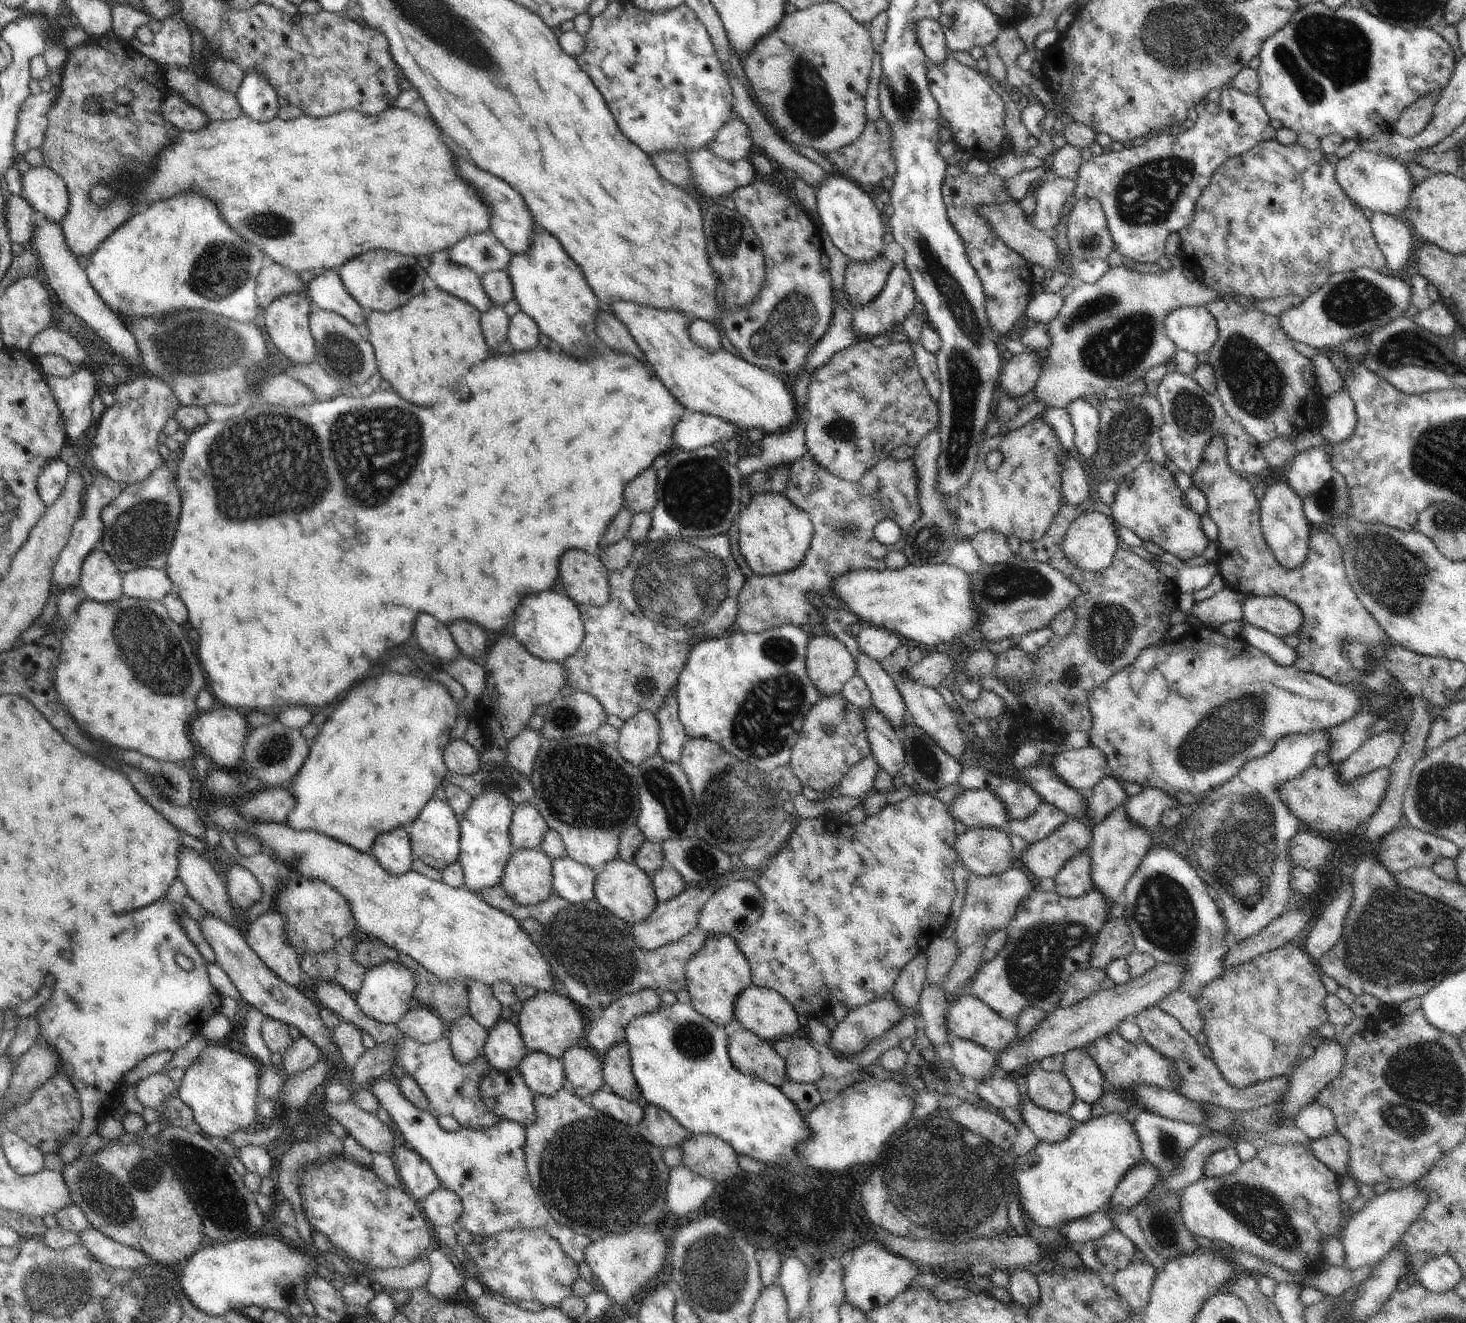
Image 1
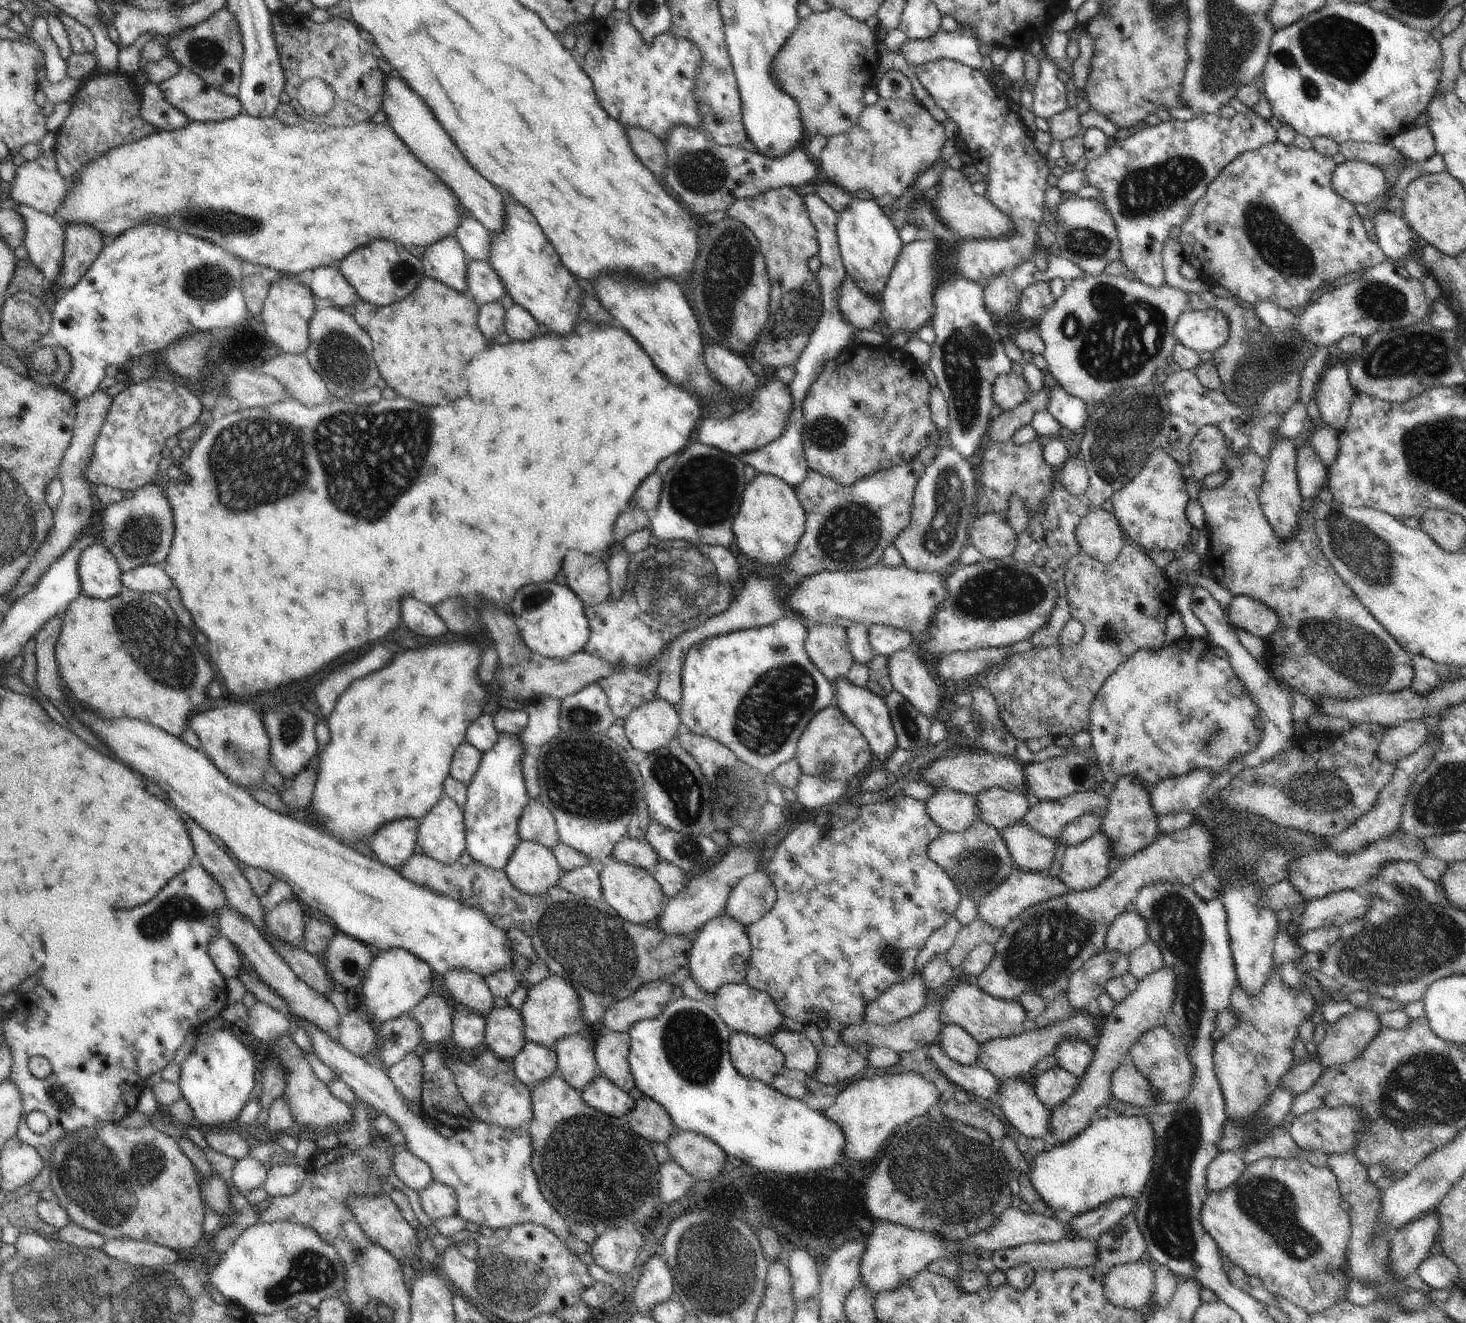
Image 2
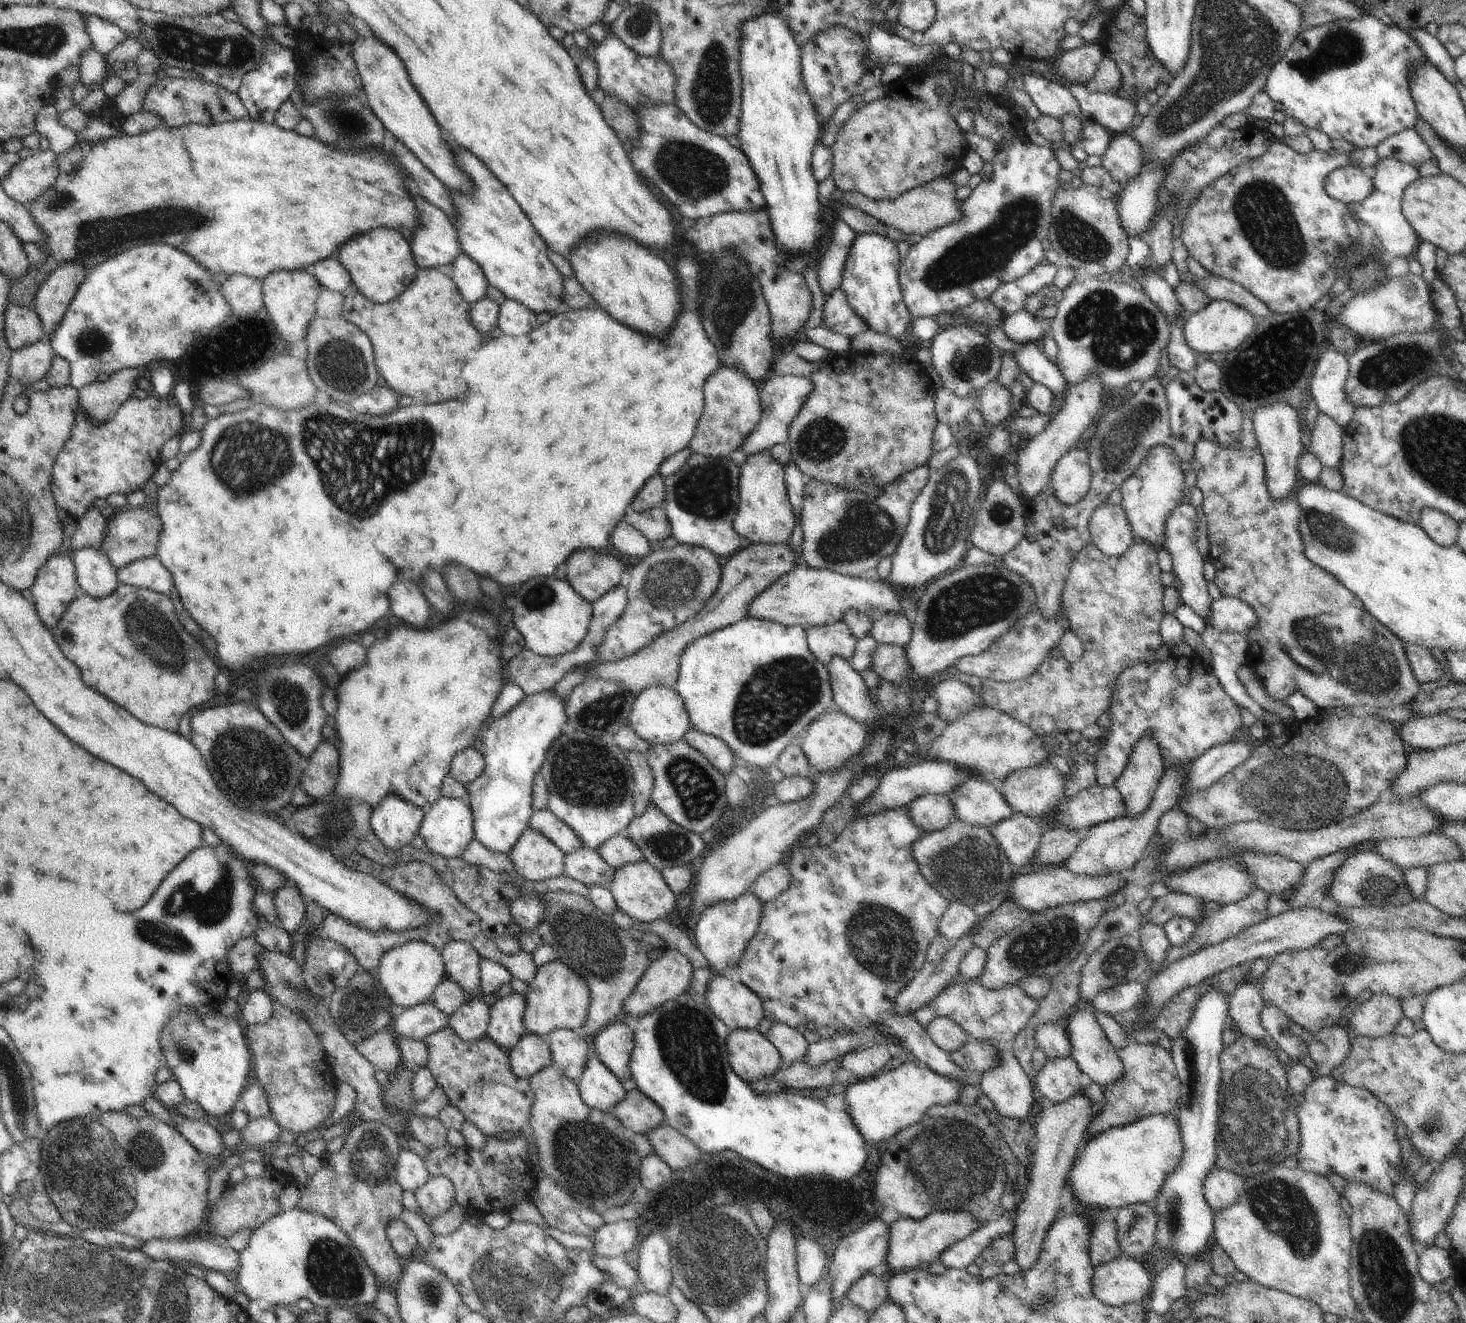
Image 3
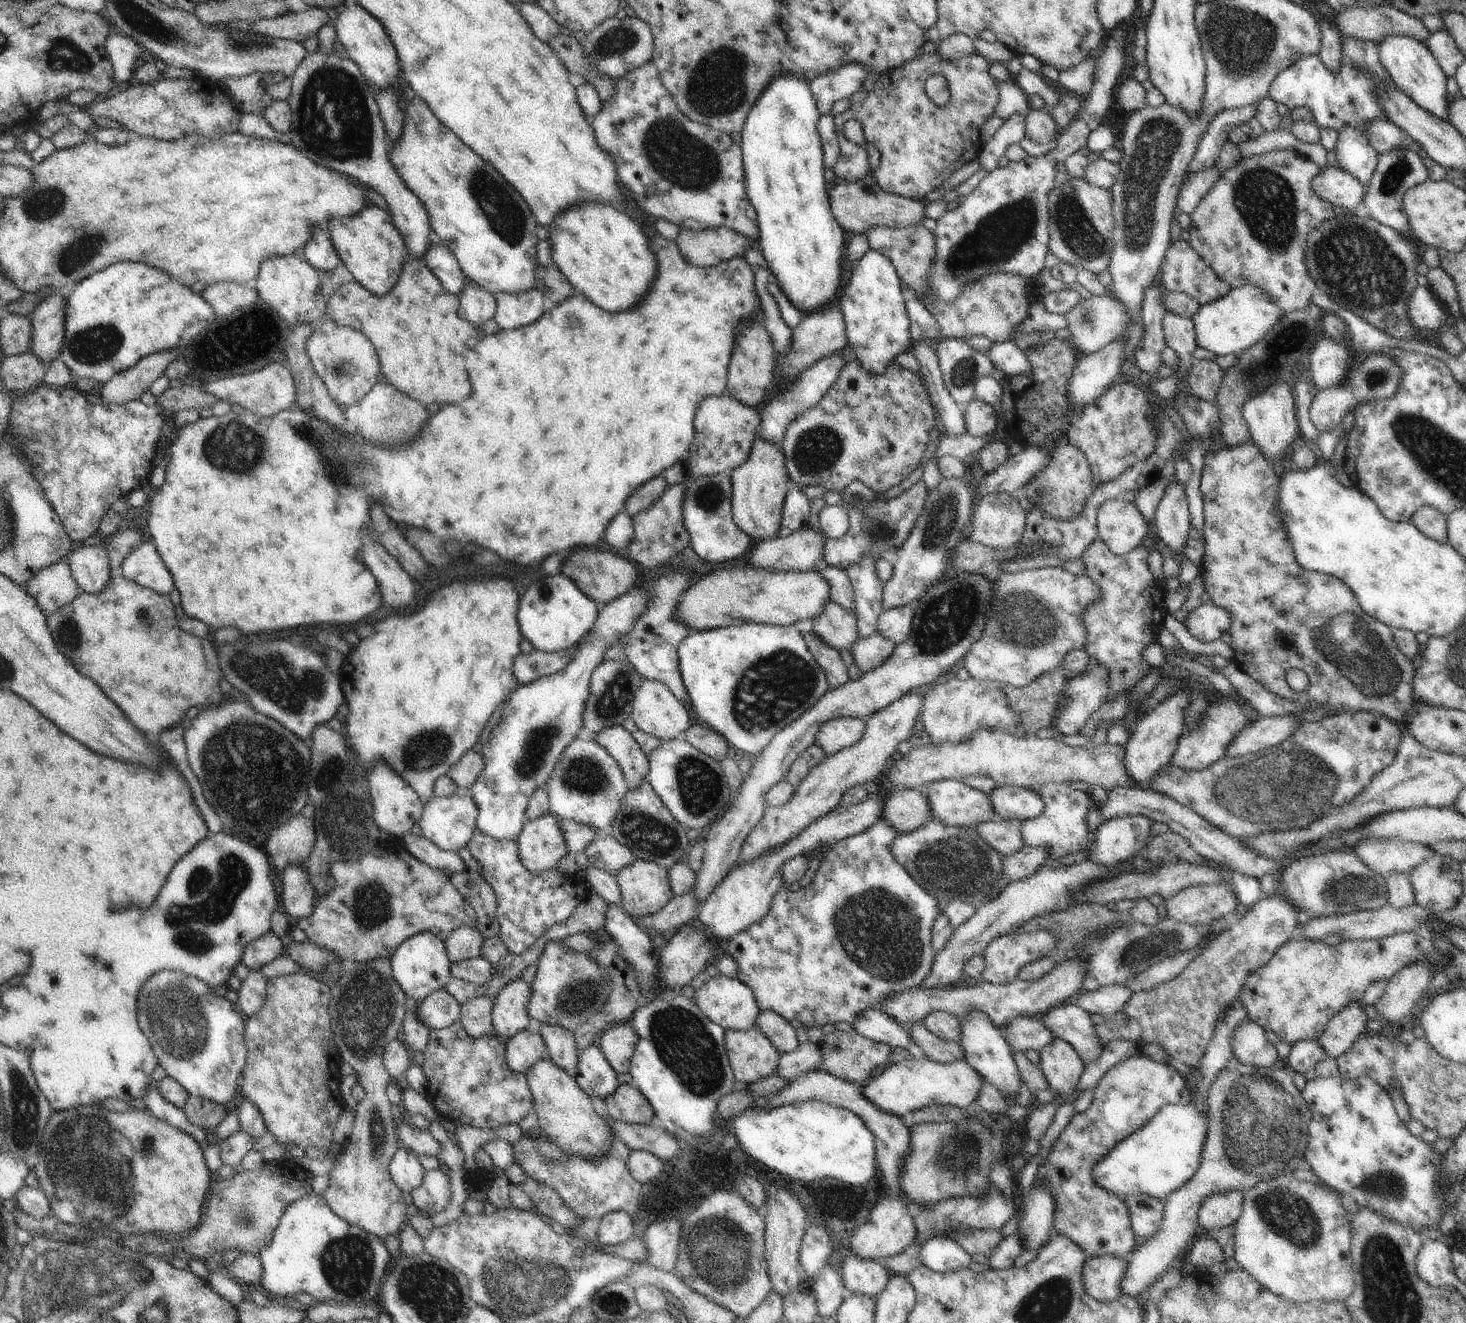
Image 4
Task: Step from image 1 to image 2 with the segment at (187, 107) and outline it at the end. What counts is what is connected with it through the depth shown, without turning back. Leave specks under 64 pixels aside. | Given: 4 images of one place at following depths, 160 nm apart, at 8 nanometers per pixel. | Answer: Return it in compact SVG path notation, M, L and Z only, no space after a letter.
M152 82L144 87L139 116L160 131L179 129L190 122L183 112L163 98L159 86Z

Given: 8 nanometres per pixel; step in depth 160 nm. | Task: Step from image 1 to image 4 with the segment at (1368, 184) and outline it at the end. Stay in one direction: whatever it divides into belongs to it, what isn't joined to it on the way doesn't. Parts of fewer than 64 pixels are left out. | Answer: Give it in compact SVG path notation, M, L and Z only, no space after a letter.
M1327 166L1312 182L1312 189L1322 200L1328 200L1336 207L1354 210L1367 195L1367 189L1360 180L1342 168Z

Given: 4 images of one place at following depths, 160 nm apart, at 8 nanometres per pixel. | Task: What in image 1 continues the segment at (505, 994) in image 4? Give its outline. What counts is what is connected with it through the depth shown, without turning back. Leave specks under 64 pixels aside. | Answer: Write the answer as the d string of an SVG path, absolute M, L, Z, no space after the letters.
M502 1017L489 1030L483 1048L490 1068L500 1072L516 1069L529 1051L514 1020L506 1021Z

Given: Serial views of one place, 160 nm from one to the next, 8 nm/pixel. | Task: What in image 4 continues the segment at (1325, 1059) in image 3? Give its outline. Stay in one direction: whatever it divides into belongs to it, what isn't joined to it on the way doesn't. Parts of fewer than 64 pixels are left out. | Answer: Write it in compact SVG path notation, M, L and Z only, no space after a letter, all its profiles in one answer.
M1360 1000L1360 1002L1350 1002L1348 1006L1344 1006L1344 1008L1326 1024L1326 1028L1322 1030L1318 1042L1322 1044L1326 1058L1332 1057L1337 1060L1340 1056L1346 1054L1367 1032L1366 1022L1368 1022L1369 1019L1368 1016L1366 1016L1366 1012L1364 1012L1364 1008L1362 1008L1362 1004L1360 1004L1361 1001L1362 1000Z

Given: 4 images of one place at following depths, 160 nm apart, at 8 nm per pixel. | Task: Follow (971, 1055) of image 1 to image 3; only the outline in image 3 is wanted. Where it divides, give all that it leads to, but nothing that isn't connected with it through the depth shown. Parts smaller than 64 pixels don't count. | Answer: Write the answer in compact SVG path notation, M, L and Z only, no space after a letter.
M948 1017L934 1018L925 1030L932 1042L948 1053L958 1051L968 1040L967 1033Z

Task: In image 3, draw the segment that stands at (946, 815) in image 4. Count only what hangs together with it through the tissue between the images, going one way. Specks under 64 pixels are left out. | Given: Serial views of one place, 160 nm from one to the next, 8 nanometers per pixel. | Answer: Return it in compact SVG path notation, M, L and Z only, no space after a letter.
M981 779L968 780L953 788L947 796L952 800L956 819L967 824L989 829L1015 813L1001 792Z

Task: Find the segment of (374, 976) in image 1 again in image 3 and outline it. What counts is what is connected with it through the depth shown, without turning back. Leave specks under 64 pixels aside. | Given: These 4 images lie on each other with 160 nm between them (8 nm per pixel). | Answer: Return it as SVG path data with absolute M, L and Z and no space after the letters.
M411 941L386 952L378 964L376 975L386 996L390 996L390 1004L395 1011L429 1002L434 990L446 979L440 950L425 941Z

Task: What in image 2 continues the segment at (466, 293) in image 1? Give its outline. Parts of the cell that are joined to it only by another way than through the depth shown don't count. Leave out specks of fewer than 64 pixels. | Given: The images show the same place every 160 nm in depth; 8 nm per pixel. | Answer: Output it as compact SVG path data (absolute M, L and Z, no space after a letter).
M455 234L425 247L421 263L426 277L439 280L455 291L467 292L468 258Z

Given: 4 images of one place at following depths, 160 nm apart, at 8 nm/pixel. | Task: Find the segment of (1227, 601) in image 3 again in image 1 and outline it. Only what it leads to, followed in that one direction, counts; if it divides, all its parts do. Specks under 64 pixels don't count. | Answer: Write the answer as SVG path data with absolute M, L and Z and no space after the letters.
M1246 596L1242 614L1246 624L1281 639L1288 634L1295 634L1303 621L1302 611L1294 603L1275 596Z

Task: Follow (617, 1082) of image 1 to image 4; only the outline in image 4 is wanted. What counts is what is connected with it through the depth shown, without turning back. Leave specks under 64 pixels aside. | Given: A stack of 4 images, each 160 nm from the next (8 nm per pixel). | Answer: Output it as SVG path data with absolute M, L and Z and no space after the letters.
M630 1024L612 1025L602 1034L599 1045L608 1064L617 1074L628 1073L638 1043L638 1034Z

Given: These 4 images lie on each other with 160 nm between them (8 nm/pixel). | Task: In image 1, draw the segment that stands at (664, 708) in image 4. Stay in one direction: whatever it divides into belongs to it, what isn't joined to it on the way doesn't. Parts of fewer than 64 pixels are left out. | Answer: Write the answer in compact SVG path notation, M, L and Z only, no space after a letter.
M638 711L619 730L618 752L635 767L659 750L661 726L657 714Z

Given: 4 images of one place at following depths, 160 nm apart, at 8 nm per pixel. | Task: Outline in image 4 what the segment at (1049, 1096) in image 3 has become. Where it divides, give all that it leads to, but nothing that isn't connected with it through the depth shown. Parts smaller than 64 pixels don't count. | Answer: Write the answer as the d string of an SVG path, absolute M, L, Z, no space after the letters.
M1056 1037L1052 1044L1039 1052L1039 1068L1050 1090L1059 1095L1072 1093L1086 1068L1074 1048Z

